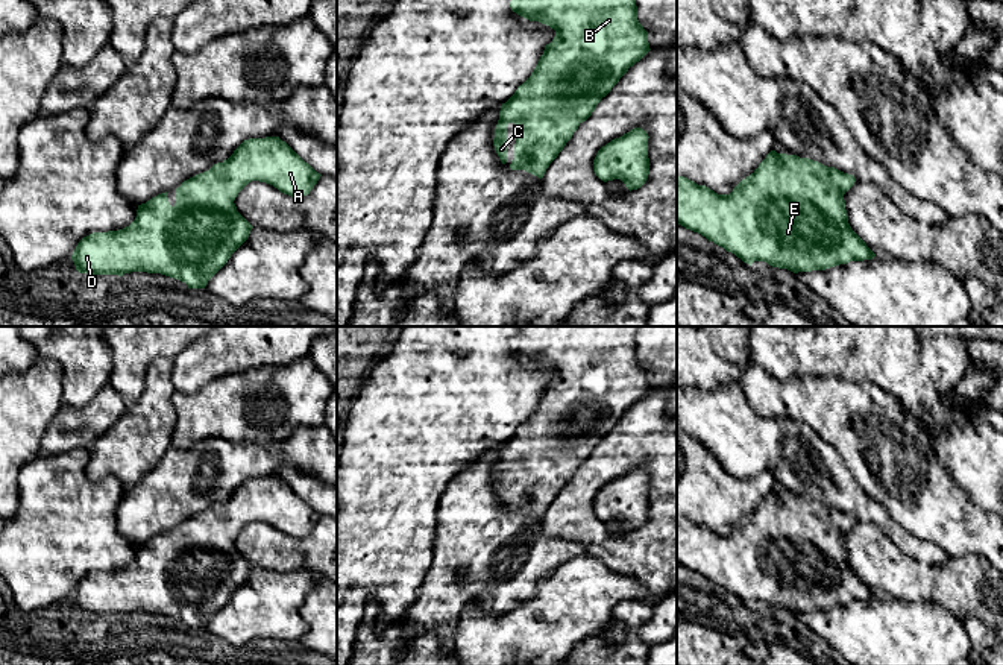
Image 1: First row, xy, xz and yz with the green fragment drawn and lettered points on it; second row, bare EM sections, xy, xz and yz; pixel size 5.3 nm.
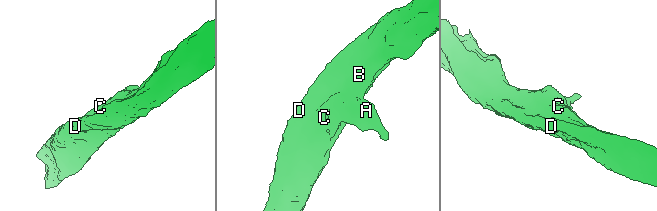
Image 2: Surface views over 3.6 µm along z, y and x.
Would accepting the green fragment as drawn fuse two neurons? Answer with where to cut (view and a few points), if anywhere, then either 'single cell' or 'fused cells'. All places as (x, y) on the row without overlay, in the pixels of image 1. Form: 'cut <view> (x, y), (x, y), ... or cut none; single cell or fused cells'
cut none; single cell

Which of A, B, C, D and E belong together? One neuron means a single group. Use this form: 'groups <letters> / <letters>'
groups A B C D E

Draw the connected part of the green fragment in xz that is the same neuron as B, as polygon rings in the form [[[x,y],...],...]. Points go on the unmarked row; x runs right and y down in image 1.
[[[522,326],[522,331],[510,342],[513,352],[530,361],[549,366],[555,370],[555,377],[545,386],[531,416],[501,446],[493,486],[502,504],[507,503],[507,466],[514,463],[514,500],[510,509],[525,510],[542,519],[549,504],[558,496],[578,466],[592,455],[601,439],[612,431],[630,407],[651,390],[648,372],[637,360],[637,329],[639,326]]]

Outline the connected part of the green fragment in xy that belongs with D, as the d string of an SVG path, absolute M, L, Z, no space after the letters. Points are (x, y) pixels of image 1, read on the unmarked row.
M279 477L244 480L228 500L184 521L176 528L173 547L167 531L152 537L138 545L137 557L129 566L83 577L71 600L79 613L118 616L130 612L161 613L185 622L188 629L205 629L253 568L234 544L249 522L266 522L284 534L303 537L320 516Z

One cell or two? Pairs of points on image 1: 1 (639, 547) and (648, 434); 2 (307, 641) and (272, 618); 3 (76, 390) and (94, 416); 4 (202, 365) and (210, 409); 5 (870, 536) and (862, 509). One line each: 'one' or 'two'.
1: one
2: two
3: two
4: two
5: two

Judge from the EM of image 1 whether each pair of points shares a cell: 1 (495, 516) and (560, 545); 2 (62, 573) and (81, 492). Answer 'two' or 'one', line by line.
1: one
2: one

